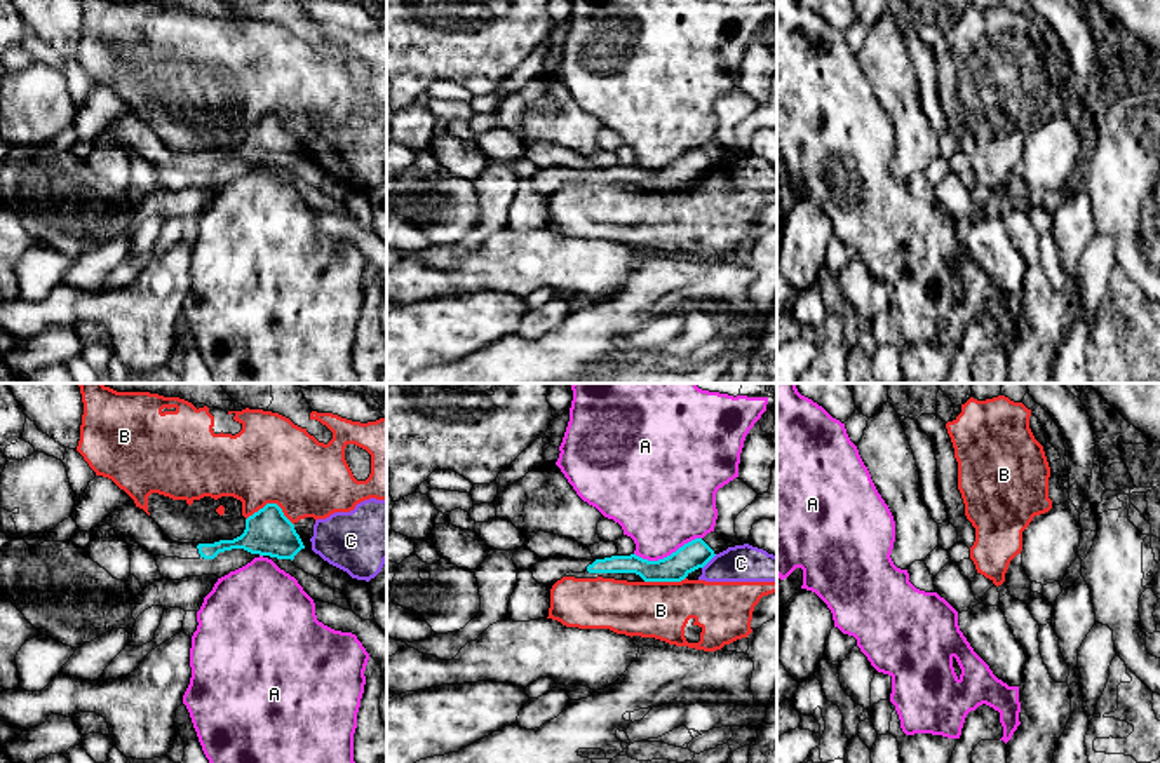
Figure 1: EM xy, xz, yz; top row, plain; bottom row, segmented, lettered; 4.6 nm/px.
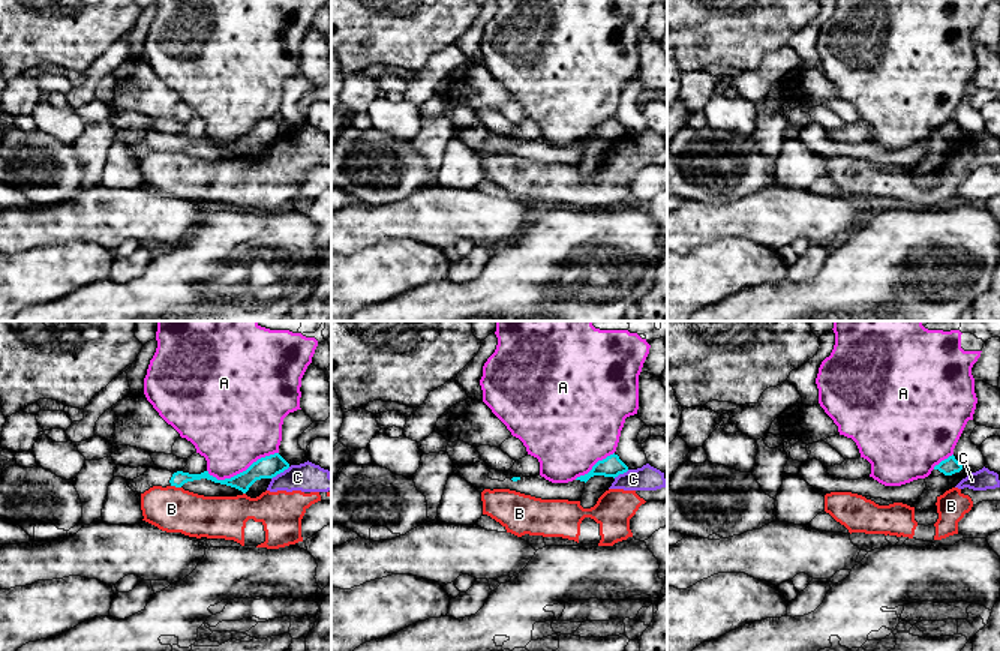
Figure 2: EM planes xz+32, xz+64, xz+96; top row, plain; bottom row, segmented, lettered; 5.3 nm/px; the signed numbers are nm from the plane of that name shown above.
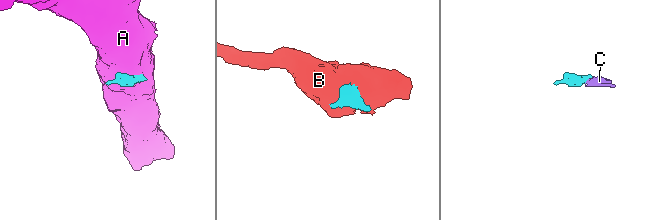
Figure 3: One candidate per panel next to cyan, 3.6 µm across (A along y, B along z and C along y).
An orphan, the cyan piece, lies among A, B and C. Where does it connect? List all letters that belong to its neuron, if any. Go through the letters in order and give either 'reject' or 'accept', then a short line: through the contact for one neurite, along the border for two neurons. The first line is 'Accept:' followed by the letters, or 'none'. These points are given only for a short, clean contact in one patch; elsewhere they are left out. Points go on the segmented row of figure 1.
Accept: none
A: reject; line xz (701, 537), (657, 560), (643, 560), (634, 554)
B: reject; line xy (246, 518), (267, 504), (276, 504), (293, 525)
C: reject; line xz (716, 554), (702, 568)

